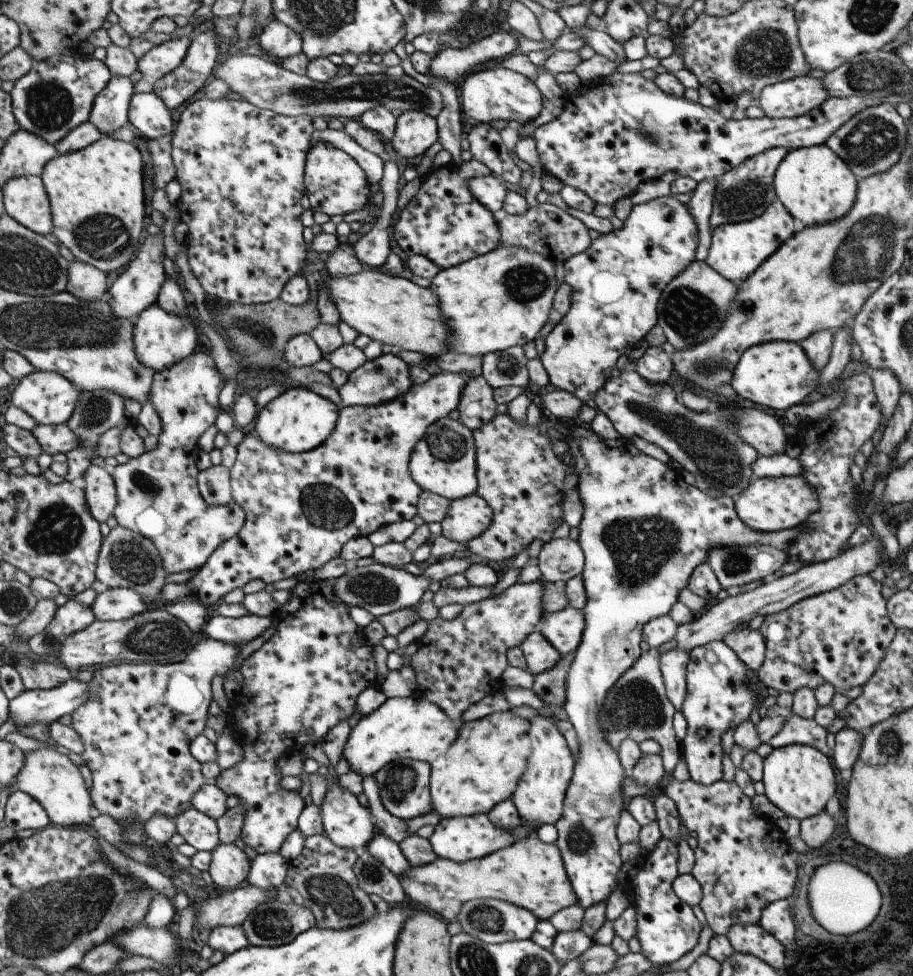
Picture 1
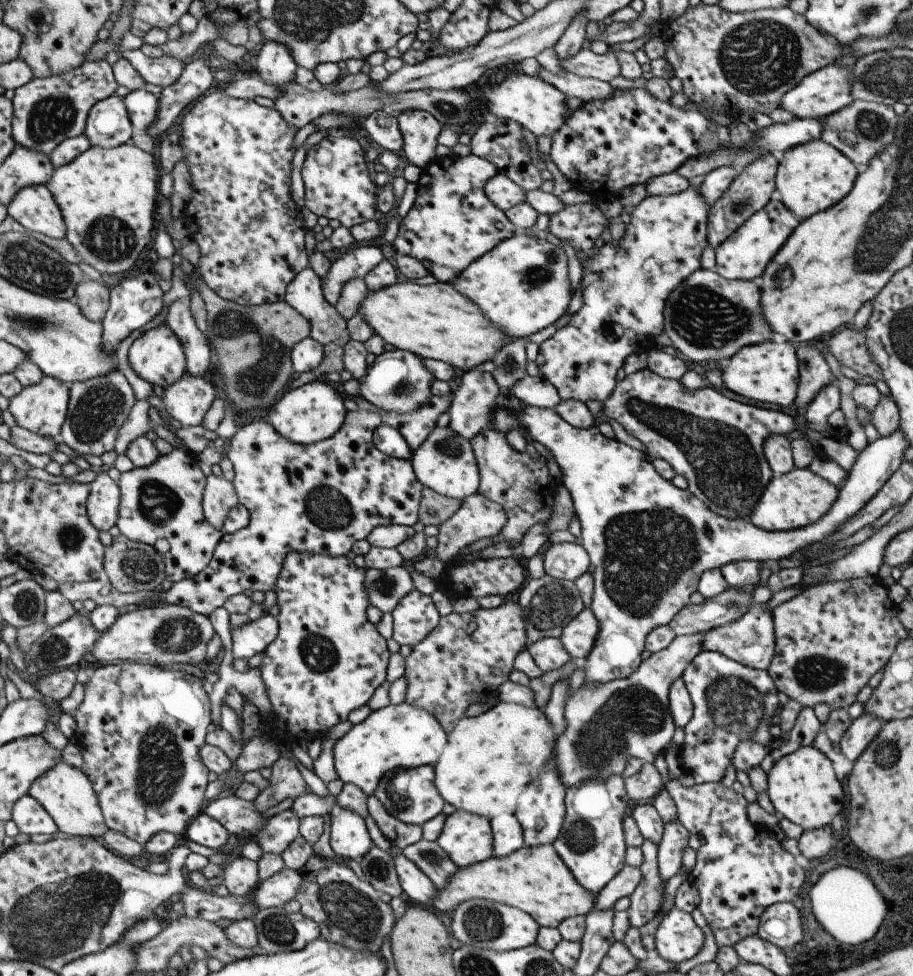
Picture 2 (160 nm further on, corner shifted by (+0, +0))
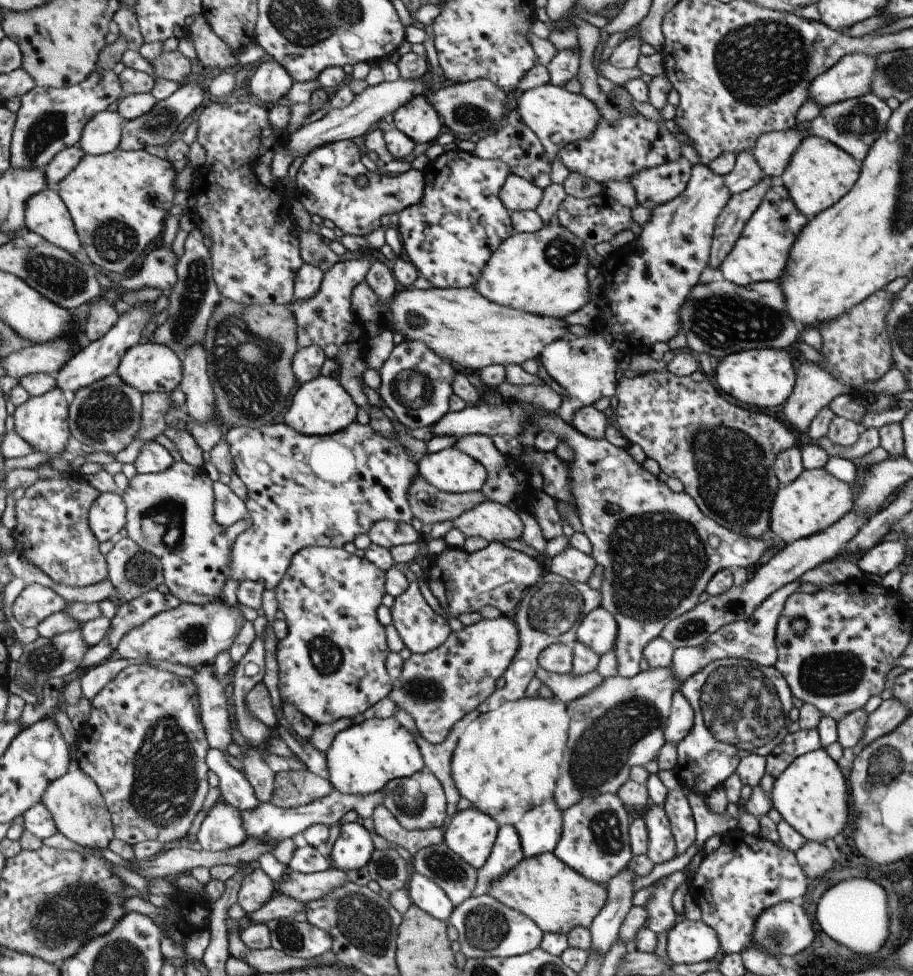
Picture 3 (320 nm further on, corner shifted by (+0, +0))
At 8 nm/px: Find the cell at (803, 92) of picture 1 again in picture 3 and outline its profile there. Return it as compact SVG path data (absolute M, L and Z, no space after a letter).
M847 54L831 68L821 72L809 82L807 100L813 100L820 108L837 104L871 93L871 78L875 72L876 56Z

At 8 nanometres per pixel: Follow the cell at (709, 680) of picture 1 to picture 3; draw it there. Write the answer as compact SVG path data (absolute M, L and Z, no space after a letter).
M735 657L715 659L695 674L689 675L678 690L688 700L693 713L693 724L687 736L675 745L675 775L689 792L706 796L709 790L721 786L723 781L735 772L742 758L751 753L764 757L790 735L788 726L792 721L787 712L793 707L793 695L787 681L774 666L761 666Z

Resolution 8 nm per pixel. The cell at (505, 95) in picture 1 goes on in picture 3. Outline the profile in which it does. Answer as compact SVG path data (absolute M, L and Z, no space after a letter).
M550 83L527 90L519 100L516 100L516 103L516 108L519 109L525 124L540 139L549 160L552 160L560 149L569 144L589 139L592 136L591 132L595 131L595 126L601 118L591 100L583 98L581 94L571 94L564 88Z

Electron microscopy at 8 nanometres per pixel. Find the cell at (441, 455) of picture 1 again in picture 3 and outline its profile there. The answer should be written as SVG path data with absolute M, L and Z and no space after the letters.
M456 446L439 451L427 453L418 465L421 476L425 477L435 488L447 493L468 493L481 491L486 486L490 474L484 464L475 457L459 450Z

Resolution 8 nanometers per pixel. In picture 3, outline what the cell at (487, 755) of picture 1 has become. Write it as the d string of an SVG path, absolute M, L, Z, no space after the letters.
M525 696L516 701L506 702L497 710L481 713L477 717L477 720L473 720L473 722L470 722L467 725L453 755L453 778L455 779L459 792L464 798L472 803L473 808L477 808L480 811L491 815L495 820L498 820L500 825L516 825L532 808L537 807L539 803L552 800L557 776L559 776L560 762L562 761L563 749L565 748L571 719L572 716L567 710L566 703L560 701L556 697L546 699Z

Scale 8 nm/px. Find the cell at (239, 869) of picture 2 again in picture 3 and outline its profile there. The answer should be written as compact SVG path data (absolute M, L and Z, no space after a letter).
M262 868L247 875L238 894L238 904L253 915L266 906L277 893L277 883Z

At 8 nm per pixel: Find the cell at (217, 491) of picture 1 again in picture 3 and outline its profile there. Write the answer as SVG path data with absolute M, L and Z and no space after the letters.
M214 481L215 508L214 517L219 524L231 526L250 516L247 503L230 487L223 482Z

